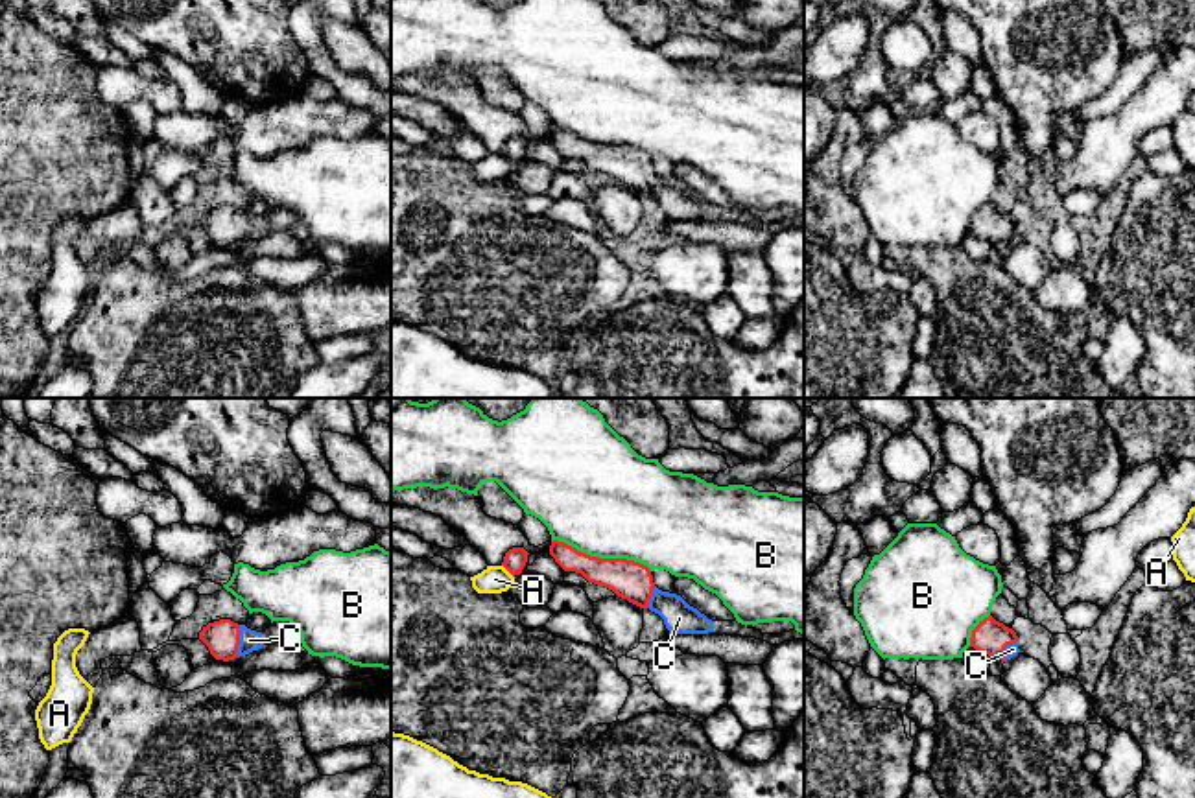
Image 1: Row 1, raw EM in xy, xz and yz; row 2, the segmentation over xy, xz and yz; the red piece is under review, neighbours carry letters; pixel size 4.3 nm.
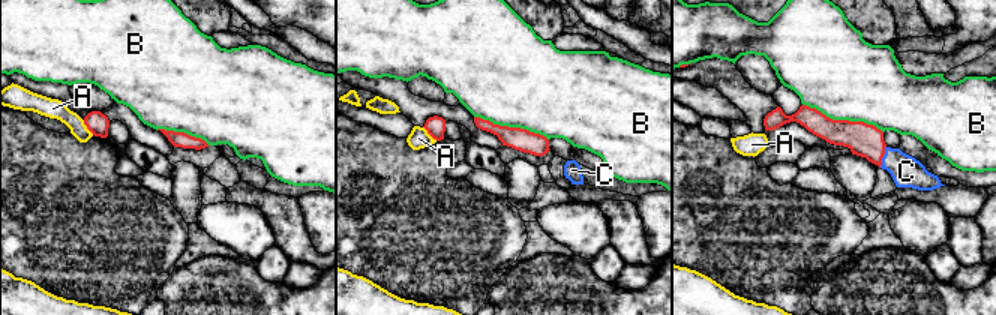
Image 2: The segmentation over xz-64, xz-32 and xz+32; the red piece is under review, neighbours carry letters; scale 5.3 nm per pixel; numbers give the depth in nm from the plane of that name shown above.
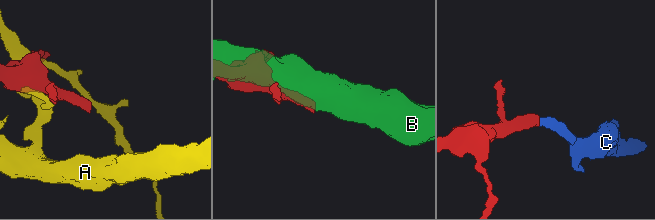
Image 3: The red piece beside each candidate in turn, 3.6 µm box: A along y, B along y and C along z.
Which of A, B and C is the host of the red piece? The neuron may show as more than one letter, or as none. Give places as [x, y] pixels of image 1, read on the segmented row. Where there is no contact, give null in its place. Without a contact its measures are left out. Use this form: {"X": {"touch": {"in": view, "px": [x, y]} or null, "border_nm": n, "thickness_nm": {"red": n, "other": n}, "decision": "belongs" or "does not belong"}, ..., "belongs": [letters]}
{"A": {"touch": {"in": "xz", "px": [508, 570]}, "border_nm": 80, "thickness_nm": {"red": 100, "other": 120}, "decision": "does not belong"}, "B": {"touch": {"in": "xz", "px": [602, 559]}, "border_nm": 460, "thickness_nm": {"red": 170, "other": 480}, "decision": "does not belong"}, "C": {"touch": {"in": "xy", "px": [238, 640]}, "border_nm": 140, "thickness_nm": {"red": 150, "other": 100}, "decision": "belongs"}, "belongs": ["C"]}

